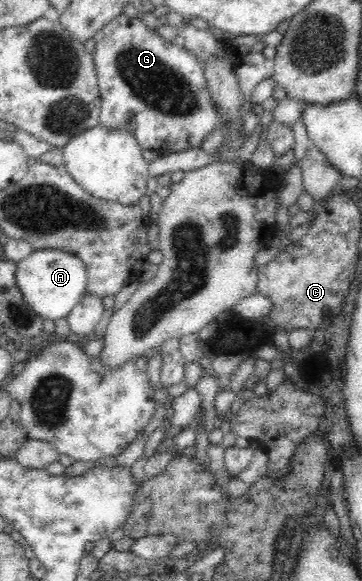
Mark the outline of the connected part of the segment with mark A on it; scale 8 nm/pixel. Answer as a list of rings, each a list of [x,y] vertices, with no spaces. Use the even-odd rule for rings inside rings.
[[[51,249],[35,251],[16,265],[17,288],[23,300],[43,321],[66,318],[71,313],[71,309],[86,296],[87,270],[79,258],[67,252]]]

